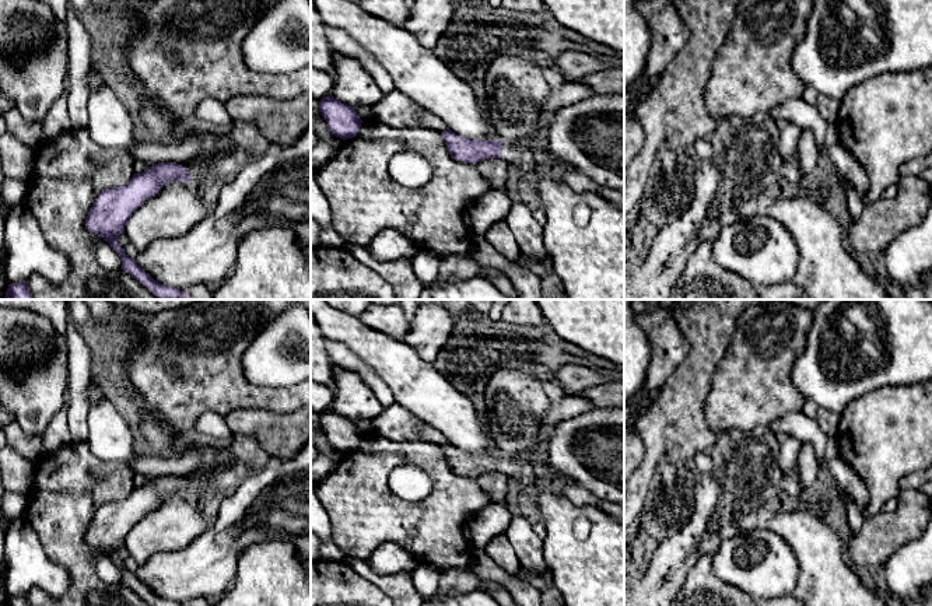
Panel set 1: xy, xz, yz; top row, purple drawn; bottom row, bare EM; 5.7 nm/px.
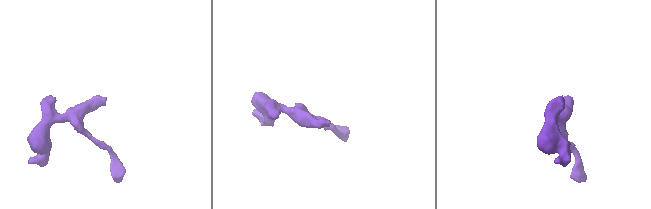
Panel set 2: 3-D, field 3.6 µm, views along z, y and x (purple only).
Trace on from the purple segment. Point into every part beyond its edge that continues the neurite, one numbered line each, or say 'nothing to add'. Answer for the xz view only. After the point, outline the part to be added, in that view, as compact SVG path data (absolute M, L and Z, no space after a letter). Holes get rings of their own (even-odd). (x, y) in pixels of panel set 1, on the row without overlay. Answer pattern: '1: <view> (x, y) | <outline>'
1: xz (518, 469) | M504 456L501 472L505 473L514 486L530 486L537 480L537 474L525 456Z

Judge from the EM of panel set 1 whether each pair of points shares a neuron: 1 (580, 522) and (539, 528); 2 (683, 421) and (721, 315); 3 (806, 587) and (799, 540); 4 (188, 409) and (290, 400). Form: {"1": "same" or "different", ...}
{"1": "different", "2": "same", "3": "same", "4": "same"}

